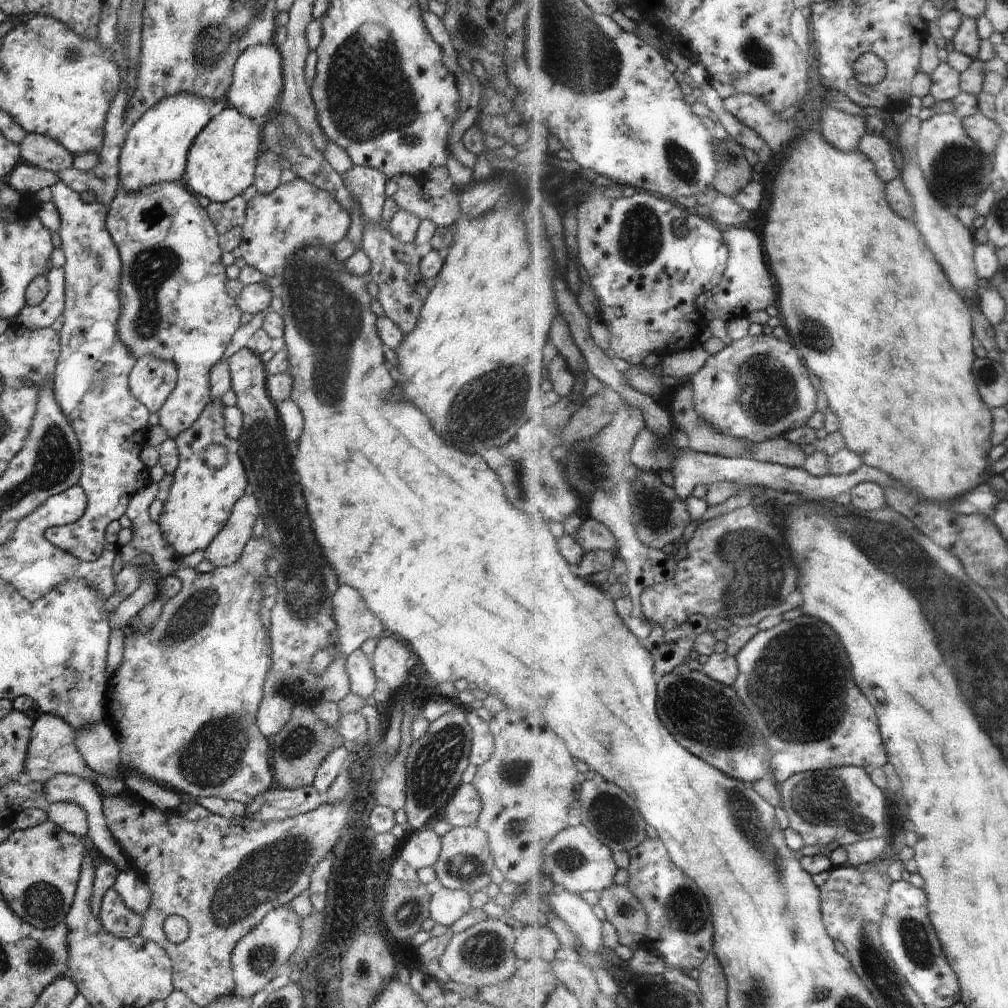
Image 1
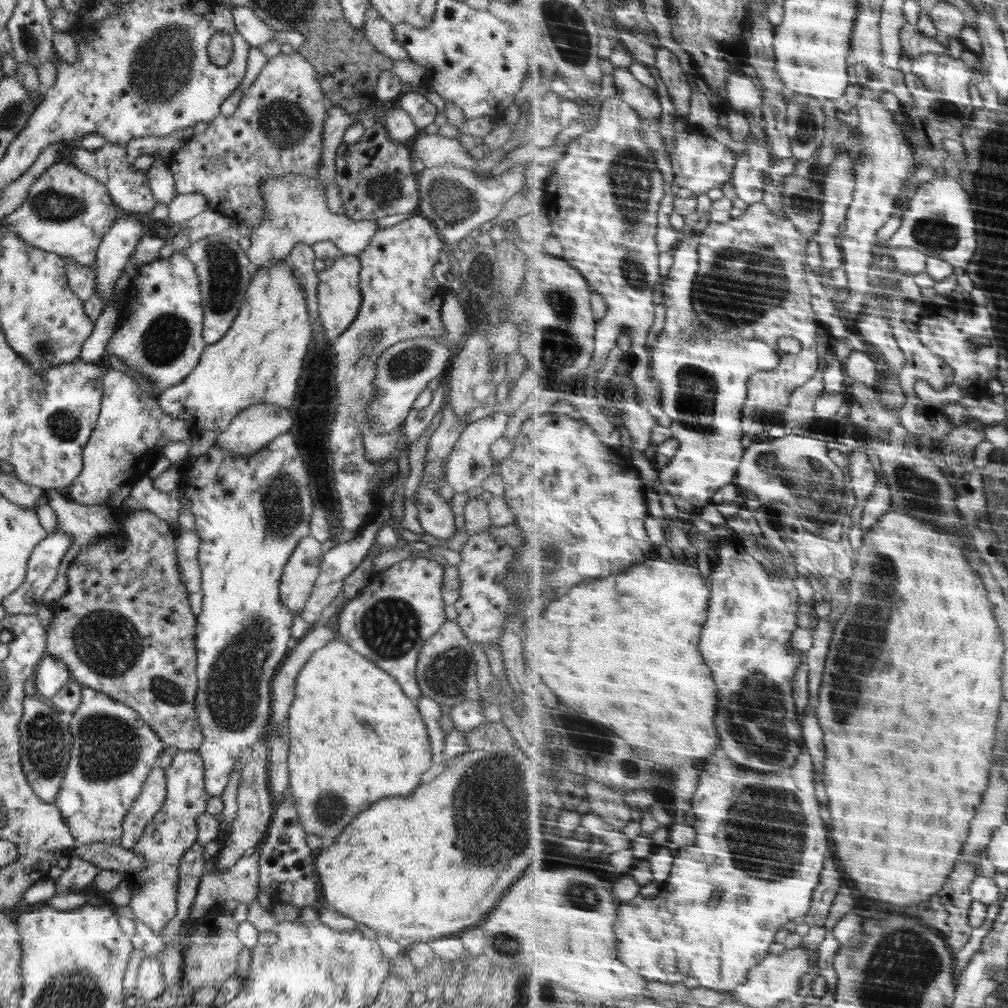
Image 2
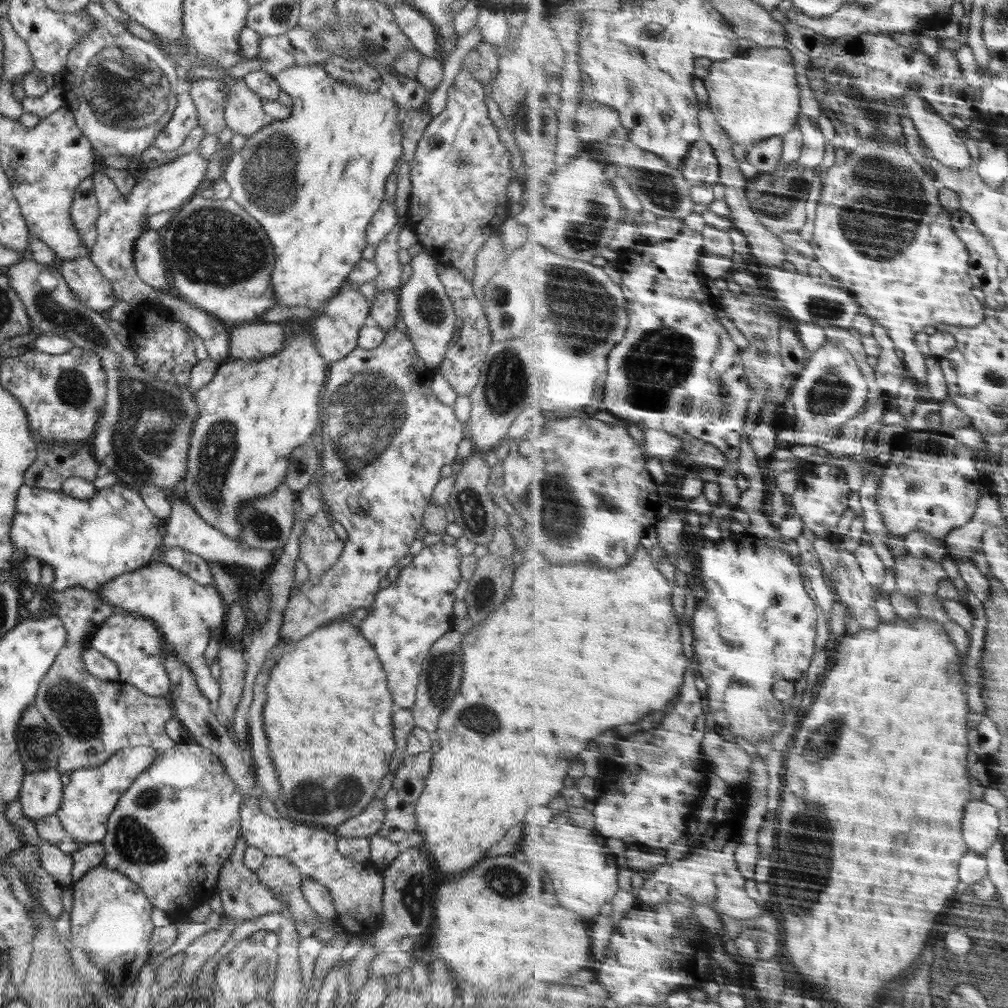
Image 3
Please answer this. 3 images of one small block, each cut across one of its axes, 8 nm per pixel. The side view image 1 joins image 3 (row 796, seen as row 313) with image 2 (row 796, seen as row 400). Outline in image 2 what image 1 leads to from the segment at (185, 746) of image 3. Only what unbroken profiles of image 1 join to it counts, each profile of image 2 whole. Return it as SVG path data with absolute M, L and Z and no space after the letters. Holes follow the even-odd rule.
M180 751L165 768L166 796L161 809L144 829L137 844L130 848L144 858L144 868L128 878L132 896L128 904L134 916L160 935L162 929L174 920L177 911L177 884L179 866L184 852L198 838L197 818L206 811L209 794L204 788L204 763L197 751Z

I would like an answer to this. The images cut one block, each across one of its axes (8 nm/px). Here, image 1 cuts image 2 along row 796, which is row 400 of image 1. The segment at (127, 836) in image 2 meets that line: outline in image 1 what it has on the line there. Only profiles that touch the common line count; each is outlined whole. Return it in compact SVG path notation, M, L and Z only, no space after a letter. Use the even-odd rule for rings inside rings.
M144 355L130 371L128 386L131 393L150 413L157 413L170 396L177 381L177 368L154 355Z

